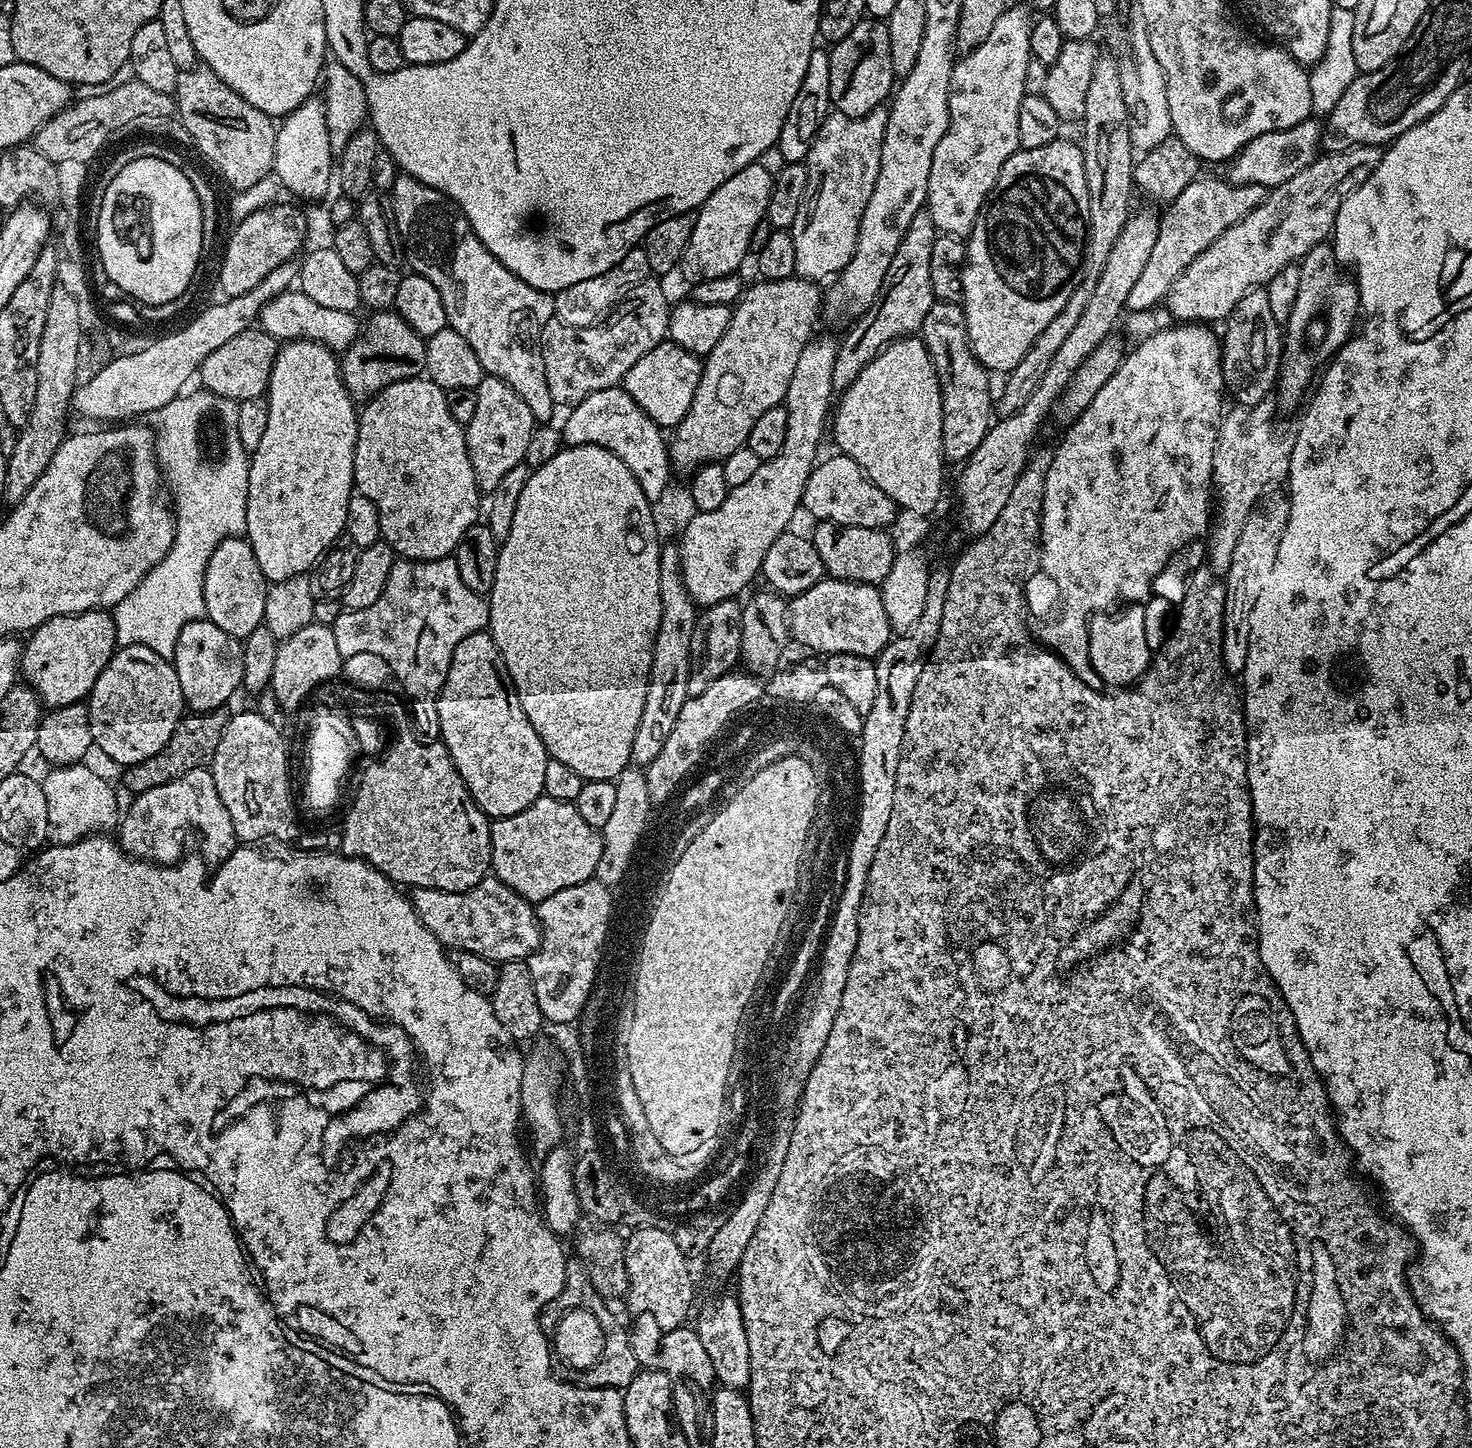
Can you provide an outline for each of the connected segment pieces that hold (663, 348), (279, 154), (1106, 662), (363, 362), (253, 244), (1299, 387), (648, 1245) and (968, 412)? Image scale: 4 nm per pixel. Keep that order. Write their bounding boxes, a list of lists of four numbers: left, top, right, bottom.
[[622,342,703,430],[272,97,334,200],[1088,603,1152,688],[339,310,426,402],[220,202,308,297],[1274,242,1361,409],[624,1228,692,1330],[918,300,994,462]]

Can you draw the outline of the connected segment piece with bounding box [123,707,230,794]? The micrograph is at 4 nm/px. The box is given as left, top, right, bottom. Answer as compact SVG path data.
M222 707L209 712L192 712L181 718L174 734L170 734L170 742L166 742L166 746L162 746L162 750L158 750L154 758L129 764L123 769L124 784L129 788L129 793L139 794L154 790L154 786L174 782L174 778L182 778L190 774L190 770L208 768L214 758L214 750L218 750L218 742L222 742L222 730L226 730L229 715L229 709Z

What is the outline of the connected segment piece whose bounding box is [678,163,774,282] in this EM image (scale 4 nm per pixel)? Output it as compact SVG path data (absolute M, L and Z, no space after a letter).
M757 163L751 164L738 170L738 174L734 174L734 178L726 178L726 182L722 182L722 186L718 186L718 190L714 190L714 194L710 194L710 198L706 198L706 202L696 212L694 234L690 234L690 242L686 242L684 257L678 265L679 271L681 273L684 271L688 282L706 278L722 278L741 271L740 263L746 258L749 259L750 256L748 251L750 234L754 234L754 226L758 226L758 222L762 222L767 217L773 179L774 177L767 173L762 166Z

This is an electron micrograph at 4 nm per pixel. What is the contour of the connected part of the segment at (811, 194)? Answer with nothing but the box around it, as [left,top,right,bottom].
[790,106,887,281]

